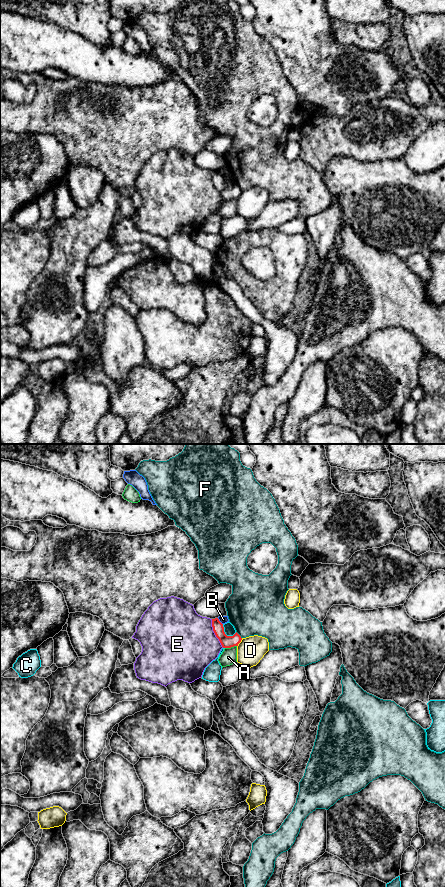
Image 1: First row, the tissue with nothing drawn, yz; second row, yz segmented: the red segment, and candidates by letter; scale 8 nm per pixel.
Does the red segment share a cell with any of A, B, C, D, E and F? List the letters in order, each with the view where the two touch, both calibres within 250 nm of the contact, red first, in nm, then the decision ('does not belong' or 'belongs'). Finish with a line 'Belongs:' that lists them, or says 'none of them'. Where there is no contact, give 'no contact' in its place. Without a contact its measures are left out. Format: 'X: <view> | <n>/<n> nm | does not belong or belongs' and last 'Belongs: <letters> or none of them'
A: yz | 100/130 nm | does not belong
B: yz | 100/60 nm | does not belong
C: yz | 100/90 nm | does not belong
D: yz | 100/220 nm | does not belong
E: yz | 100/500 nm | does not belong
F: yz | 100/440 nm | does not belong
Belongs: none of them

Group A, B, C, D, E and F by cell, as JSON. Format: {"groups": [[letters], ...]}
{"groups": [["A"], ["B"], ["C"], ["D"], ["E"], ["F"]]}

